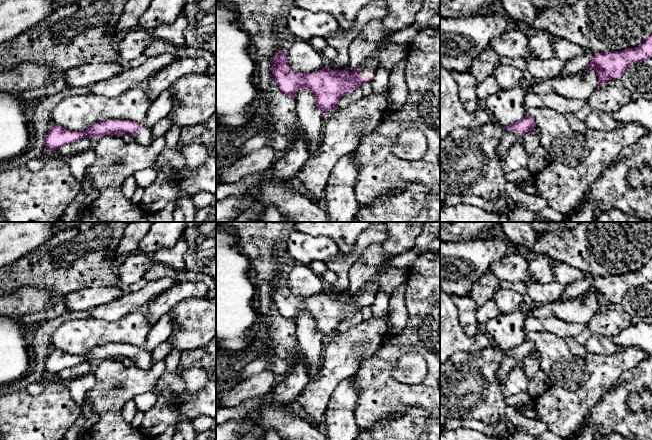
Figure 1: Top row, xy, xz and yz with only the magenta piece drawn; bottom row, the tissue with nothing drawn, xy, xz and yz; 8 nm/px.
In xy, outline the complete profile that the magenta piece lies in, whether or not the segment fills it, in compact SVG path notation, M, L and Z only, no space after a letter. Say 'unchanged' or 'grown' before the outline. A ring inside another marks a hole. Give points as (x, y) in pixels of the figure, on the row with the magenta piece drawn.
grown; M107 120L93 124L85 132L70 131L57 124L51 124L50 130L43 141L45 148L58 150L60 147L81 138L102 137L106 135L122 136L129 133L141 146L150 146L154 141L151 128L130 120Z

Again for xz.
grown; M279 49L273 57L271 72L279 89L287 96L295 98L299 89L311 91L317 108L326 115L338 108L342 96L370 82L379 67L380 64L367 58L352 72L331 70L326 66L310 73L294 72L289 67L287 53Z

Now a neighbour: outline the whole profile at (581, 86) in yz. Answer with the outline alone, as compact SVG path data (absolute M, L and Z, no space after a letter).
M583 69L577 75L573 76L558 76L555 78L549 78L542 82L538 82L535 85L529 85L531 91L545 94L555 93L568 99L582 99L587 100L598 86L598 73L594 69Z

